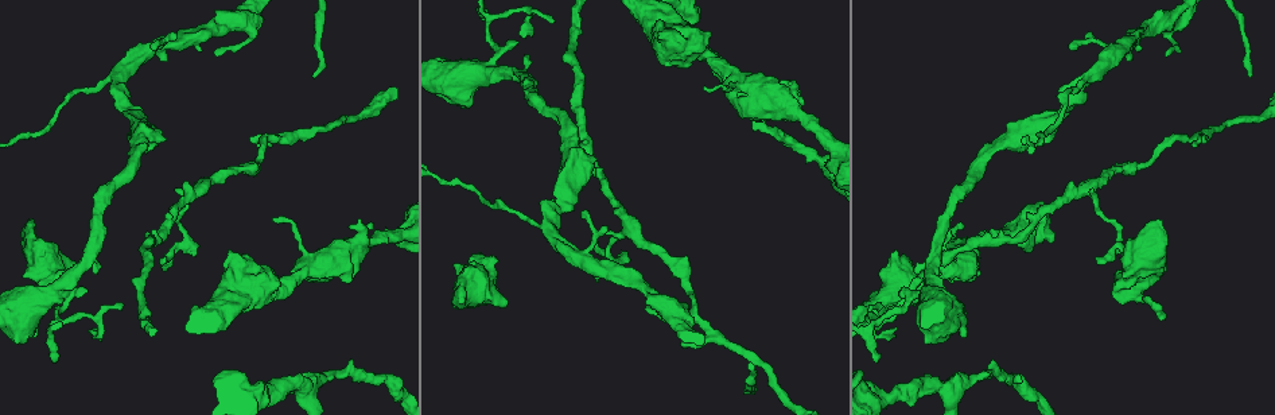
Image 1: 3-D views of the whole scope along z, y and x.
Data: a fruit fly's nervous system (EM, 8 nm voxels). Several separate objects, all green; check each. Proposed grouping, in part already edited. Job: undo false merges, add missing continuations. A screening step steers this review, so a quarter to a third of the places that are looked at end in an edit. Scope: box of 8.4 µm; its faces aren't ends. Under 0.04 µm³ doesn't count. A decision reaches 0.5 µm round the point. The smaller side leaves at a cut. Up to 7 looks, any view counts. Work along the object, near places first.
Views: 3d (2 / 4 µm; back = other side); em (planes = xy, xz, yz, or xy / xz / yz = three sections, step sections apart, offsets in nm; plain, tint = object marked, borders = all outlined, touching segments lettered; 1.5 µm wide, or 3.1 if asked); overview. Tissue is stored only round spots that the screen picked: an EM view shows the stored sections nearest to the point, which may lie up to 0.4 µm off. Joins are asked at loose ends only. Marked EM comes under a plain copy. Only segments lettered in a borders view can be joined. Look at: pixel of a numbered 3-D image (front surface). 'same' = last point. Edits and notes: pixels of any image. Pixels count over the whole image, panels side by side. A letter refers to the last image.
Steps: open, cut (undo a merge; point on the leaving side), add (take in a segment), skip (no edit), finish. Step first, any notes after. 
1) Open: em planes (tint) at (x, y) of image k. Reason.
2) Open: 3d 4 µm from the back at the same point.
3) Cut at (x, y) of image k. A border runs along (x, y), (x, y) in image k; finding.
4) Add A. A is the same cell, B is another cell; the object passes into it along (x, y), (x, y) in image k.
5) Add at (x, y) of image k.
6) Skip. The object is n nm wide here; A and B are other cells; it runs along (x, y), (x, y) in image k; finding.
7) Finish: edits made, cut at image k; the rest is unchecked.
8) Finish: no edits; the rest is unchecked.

Open: em yz step 8 (tint) at (877, 396) of image 1. Calibre changes.

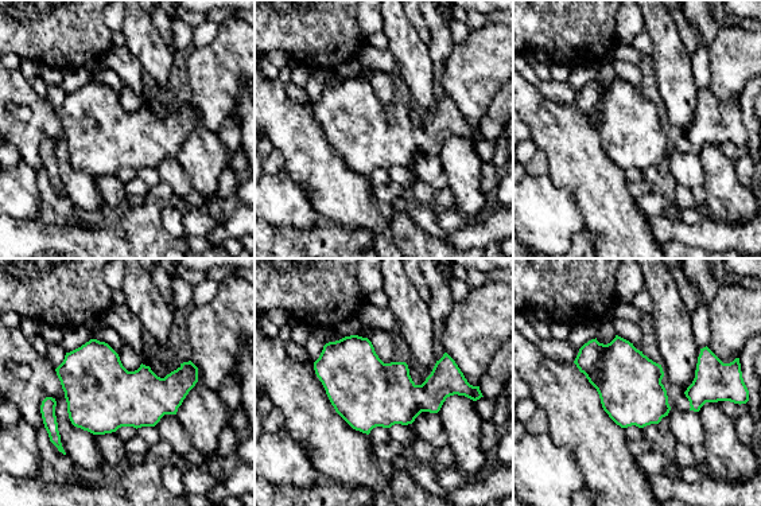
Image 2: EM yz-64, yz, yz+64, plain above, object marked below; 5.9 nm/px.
Open: em planes (borders) at the same point.

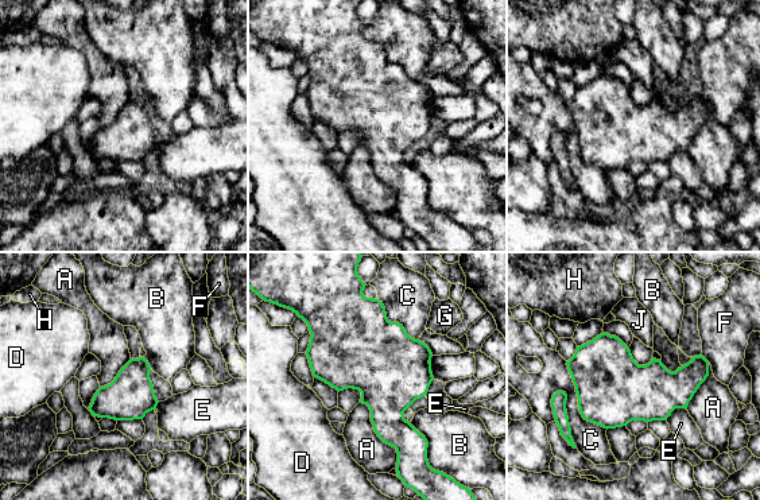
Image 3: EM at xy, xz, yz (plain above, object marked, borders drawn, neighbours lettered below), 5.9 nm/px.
Skip. A, B, C, D, E, F, G, H and J are other cells; a border runs along (360, 402), (396, 468) in image 3; one neuron here.

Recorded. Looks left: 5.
Open: em planes (borders) at (31, 218) of image 1. Thick end.

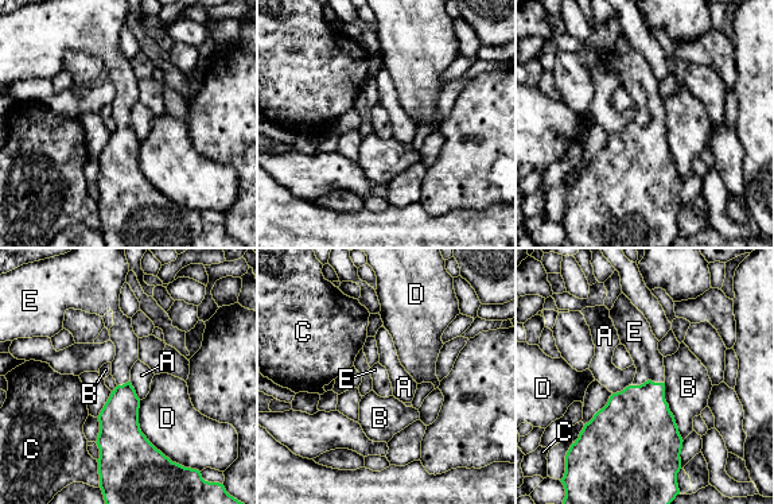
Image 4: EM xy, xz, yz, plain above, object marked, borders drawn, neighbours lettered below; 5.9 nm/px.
Add E. The longest contact is with D, 420 nm; E is the same cell, A, B, C and D are other cells; it goes on there.

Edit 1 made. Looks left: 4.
Open: 3d 4 µm at (304, 386) of image 1.

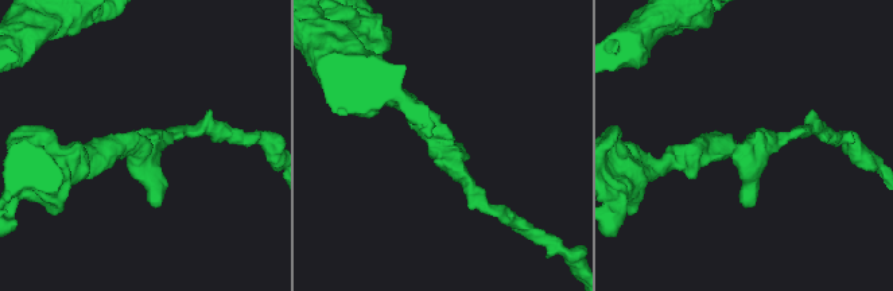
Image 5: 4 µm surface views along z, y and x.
Open: em planes (tint) at (445, 151) of image 5. Now the EM.

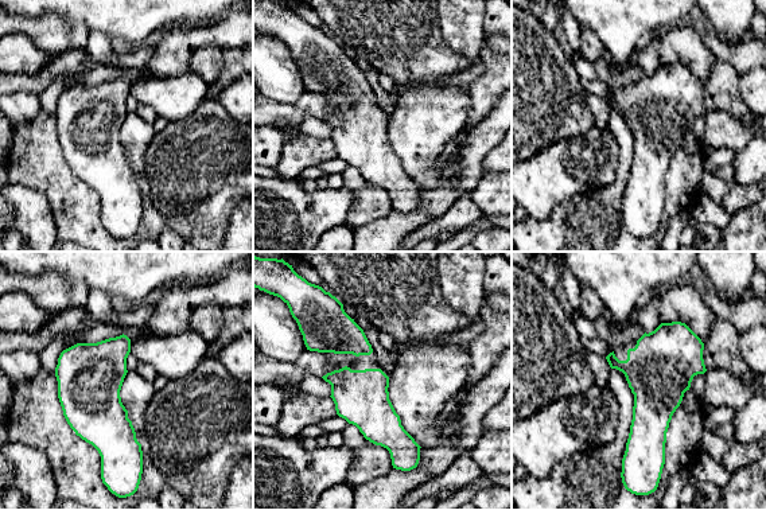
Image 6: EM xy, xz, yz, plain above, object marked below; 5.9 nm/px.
Open: em planes (borders) at the same point.

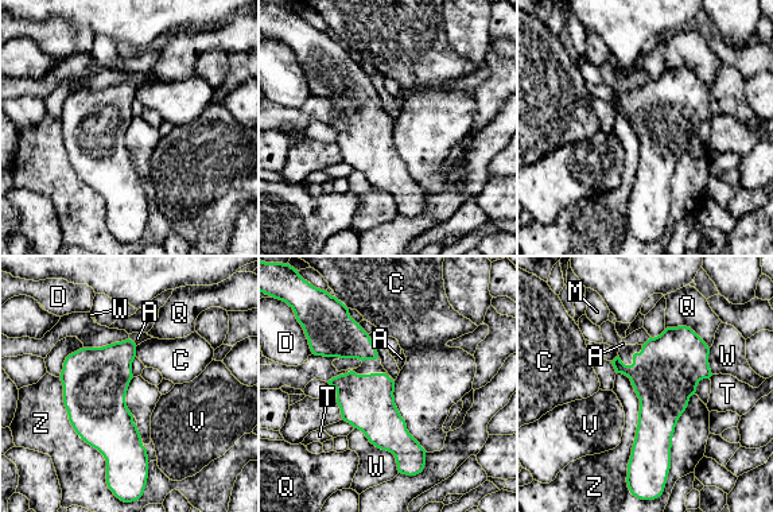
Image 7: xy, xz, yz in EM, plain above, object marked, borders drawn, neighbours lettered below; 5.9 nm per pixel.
Skip. The longest contact is with Z, 700 nm; A, C, D, M, Q, T, V, W and Z are other cells; a border runs along (617, 372), (639, 399), (626, 487) in image 7; one neuron here.

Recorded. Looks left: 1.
Finish: edits made, add at image 4; the rest is unchecked.

